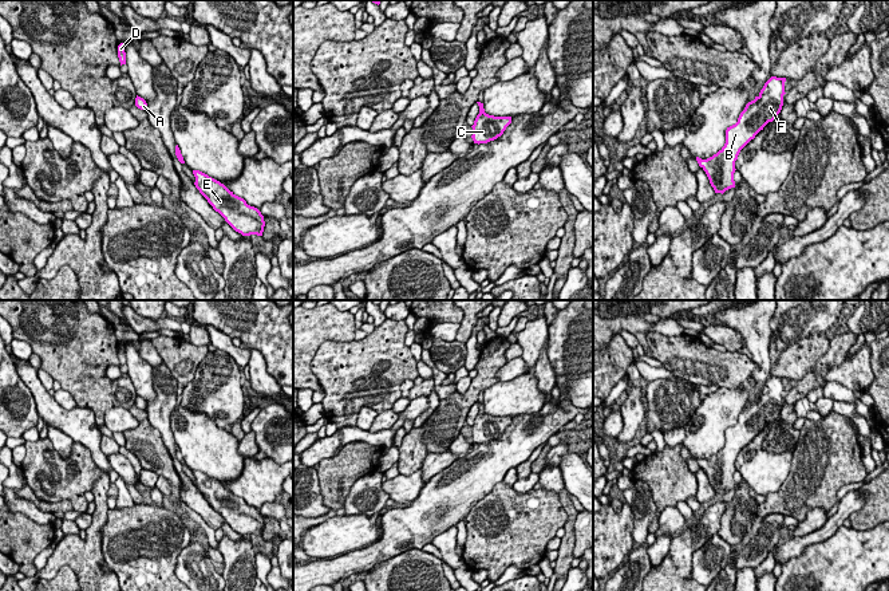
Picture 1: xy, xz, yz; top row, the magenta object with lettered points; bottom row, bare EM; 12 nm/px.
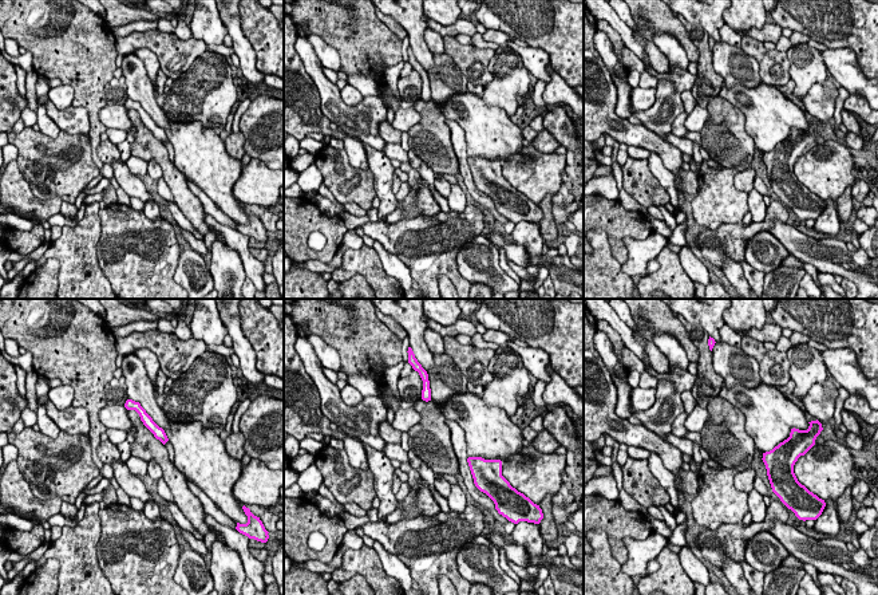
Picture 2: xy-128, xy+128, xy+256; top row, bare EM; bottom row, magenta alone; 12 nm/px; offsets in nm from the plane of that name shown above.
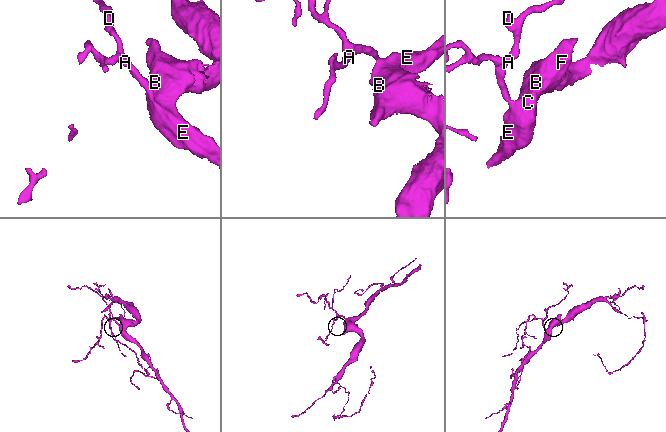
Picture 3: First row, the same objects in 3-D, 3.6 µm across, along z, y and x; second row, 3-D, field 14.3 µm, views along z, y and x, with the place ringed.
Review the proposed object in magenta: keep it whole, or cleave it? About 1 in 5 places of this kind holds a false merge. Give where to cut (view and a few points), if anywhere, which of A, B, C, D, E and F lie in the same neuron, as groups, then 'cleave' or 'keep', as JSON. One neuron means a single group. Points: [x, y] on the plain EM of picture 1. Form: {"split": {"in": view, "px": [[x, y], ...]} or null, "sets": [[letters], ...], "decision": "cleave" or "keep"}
{"split": null, "sets": [["A", "B", "C", "D", "E", "F"]], "decision": "keep"}

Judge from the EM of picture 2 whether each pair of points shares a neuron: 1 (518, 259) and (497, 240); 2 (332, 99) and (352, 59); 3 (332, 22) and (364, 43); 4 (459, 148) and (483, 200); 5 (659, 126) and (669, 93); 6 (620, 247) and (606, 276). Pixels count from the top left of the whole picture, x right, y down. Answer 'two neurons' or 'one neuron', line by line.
1: one neuron
2: two neurons
3: one neuron
4: one neuron
5: one neuron
6: two neurons

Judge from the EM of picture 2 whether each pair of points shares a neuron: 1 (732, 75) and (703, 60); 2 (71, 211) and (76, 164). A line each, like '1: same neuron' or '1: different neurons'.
1: different neurons
2: different neurons

